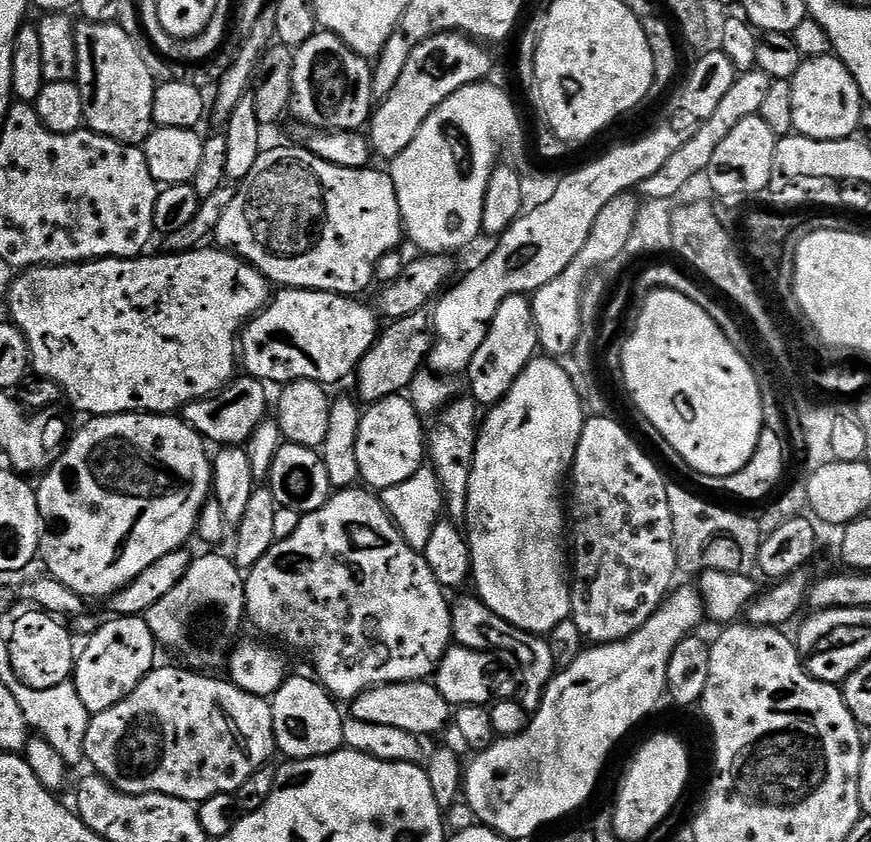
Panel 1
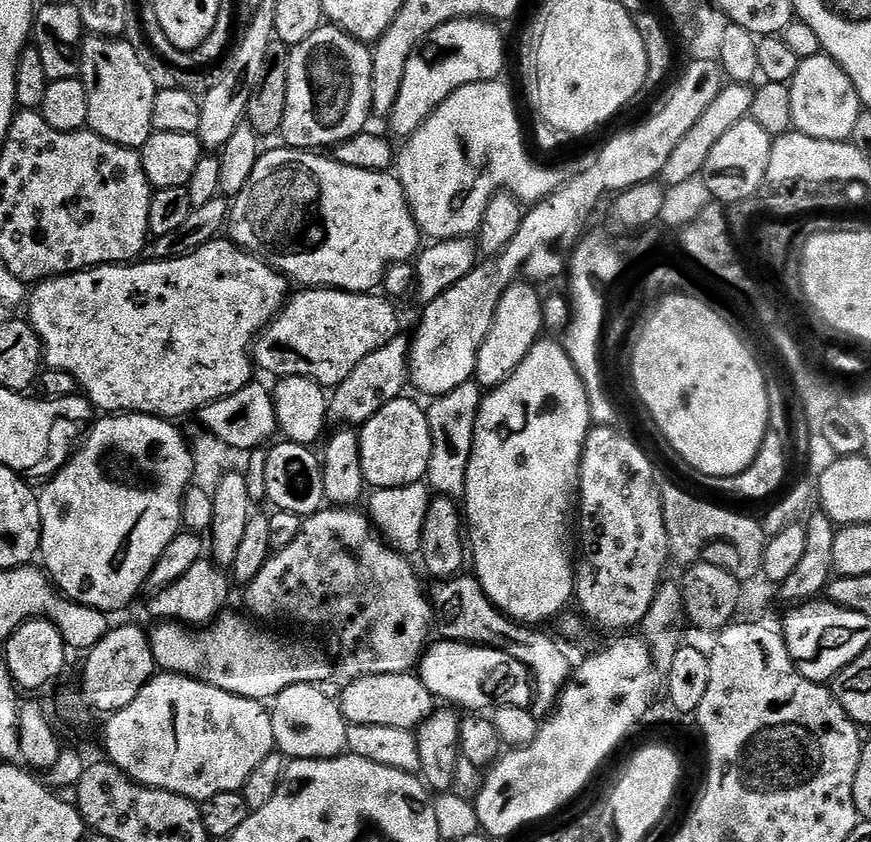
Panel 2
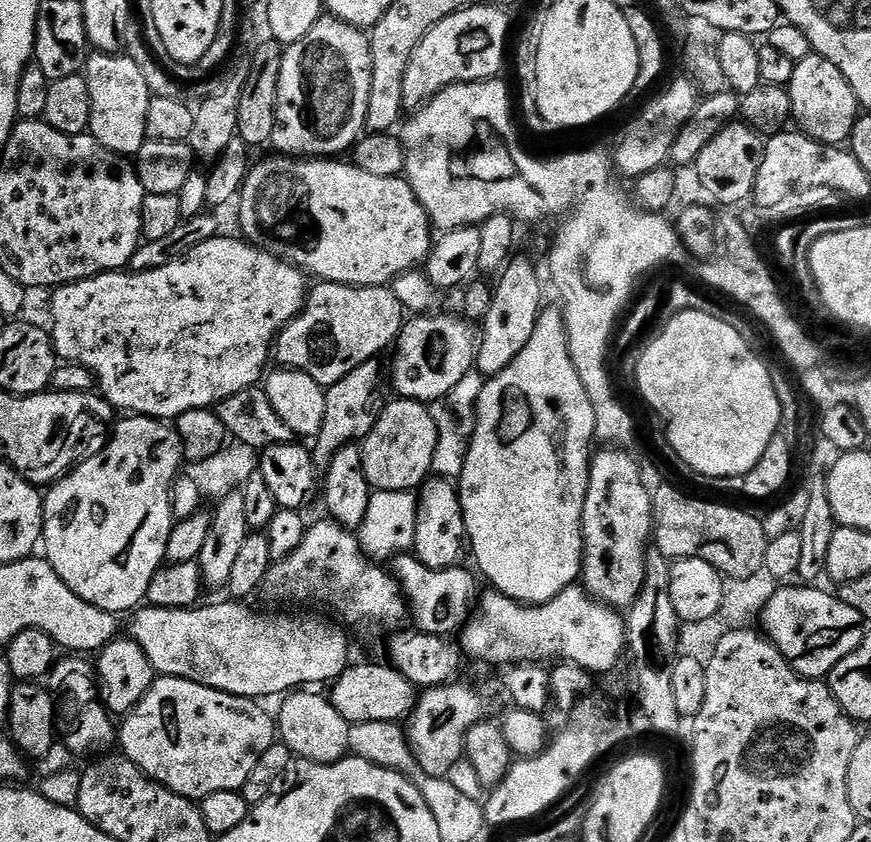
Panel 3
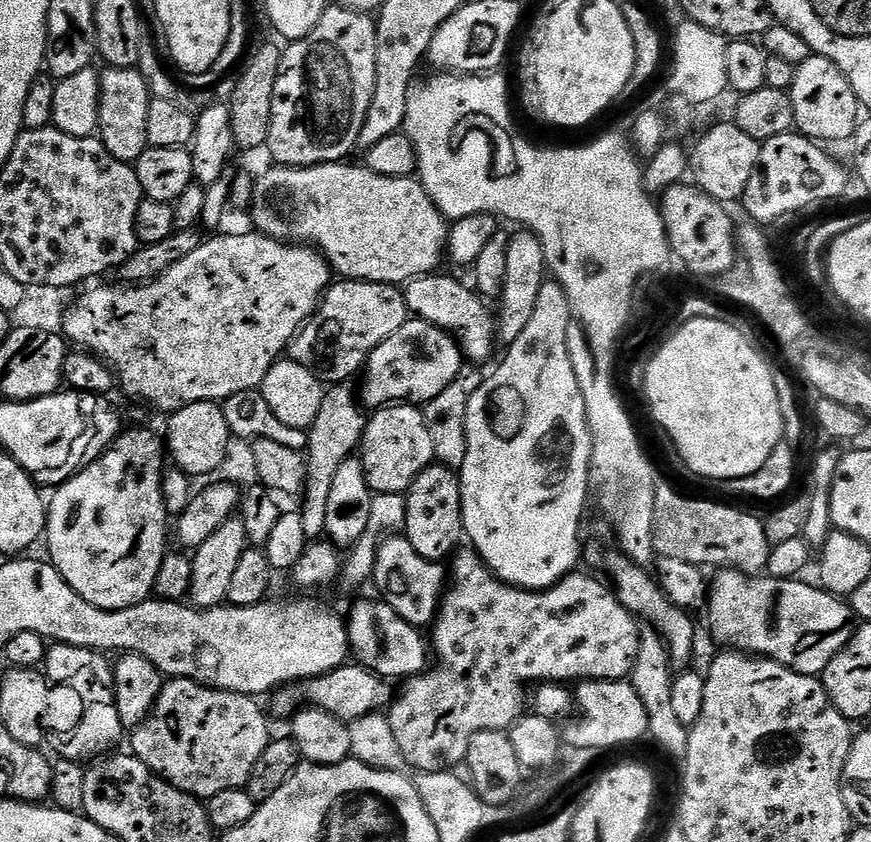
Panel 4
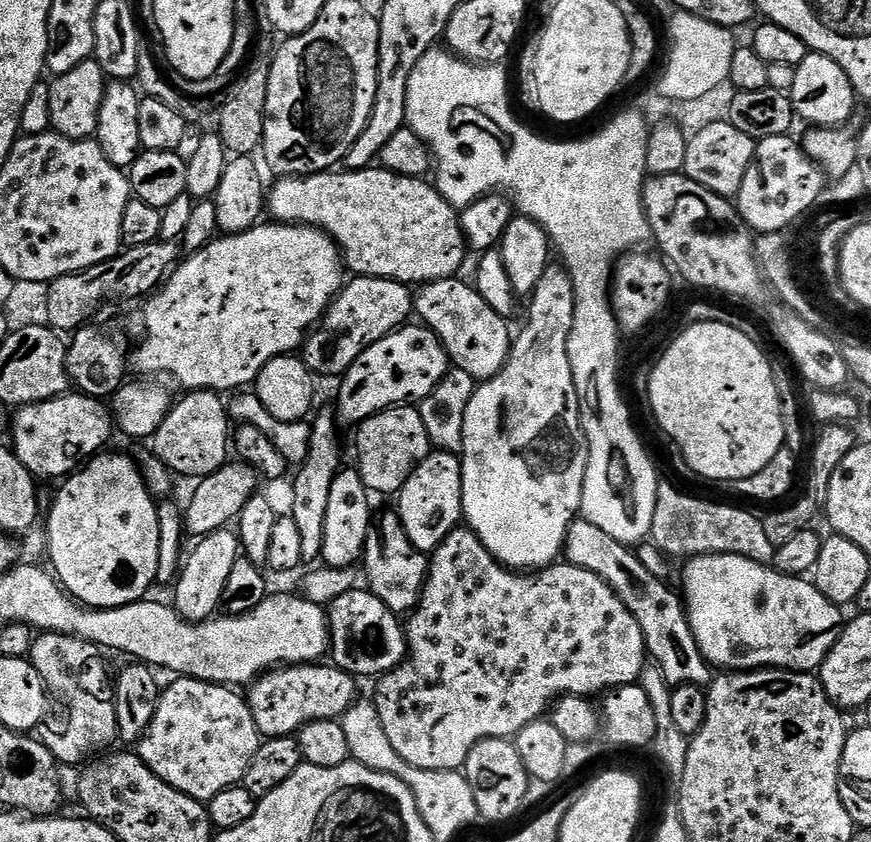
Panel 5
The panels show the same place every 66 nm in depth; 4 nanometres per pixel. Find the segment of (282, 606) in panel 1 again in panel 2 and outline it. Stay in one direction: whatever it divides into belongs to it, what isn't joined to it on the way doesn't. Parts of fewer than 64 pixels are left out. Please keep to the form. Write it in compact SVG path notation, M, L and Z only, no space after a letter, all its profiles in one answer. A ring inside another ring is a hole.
M328 506L319 512L315 512L303 521L300 533L285 548L277 548L269 555L267 561L256 577L246 585L248 592L244 600L248 603L247 611L251 613L257 621L260 620L289 620L292 624L309 624L312 628L325 628L330 635L336 639L336 652L340 655L340 664L338 660L338 672L344 675L344 678L355 678L357 676L373 676L374 674L398 674L399 672L412 672L419 665L420 657L424 654L424 649L429 643L430 633L434 628L434 609L429 593L424 592L424 584L420 581L421 573L412 569L413 561L407 556L401 556L395 552L382 539L379 532L376 531L371 519L363 511L355 512L357 509L352 506Z

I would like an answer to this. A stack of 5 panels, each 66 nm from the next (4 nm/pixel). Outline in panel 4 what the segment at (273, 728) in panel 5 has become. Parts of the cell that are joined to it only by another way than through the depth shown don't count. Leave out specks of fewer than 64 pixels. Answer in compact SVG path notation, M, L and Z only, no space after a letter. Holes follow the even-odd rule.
M348 662L344 667L336 668L325 676L318 676L314 680L305 680L295 686L285 686L279 689L275 693L276 701L273 702L272 708L278 715L288 718L305 704L329 712L331 716L339 720L351 722L371 712L387 709L394 696L393 689L390 690L387 687L391 688L370 669L362 668L355 662Z

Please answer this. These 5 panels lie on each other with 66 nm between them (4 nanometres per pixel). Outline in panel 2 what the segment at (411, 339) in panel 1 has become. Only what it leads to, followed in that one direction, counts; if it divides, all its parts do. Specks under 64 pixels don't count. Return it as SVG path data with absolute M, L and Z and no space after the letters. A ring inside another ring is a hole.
M398 334L386 346L374 350L374 354L366 354L342 382L331 389L328 401L328 411L333 421L344 426L363 426L373 414L386 402L399 400L405 395L404 384L409 383L408 374L408 350L410 347L409 337Z

